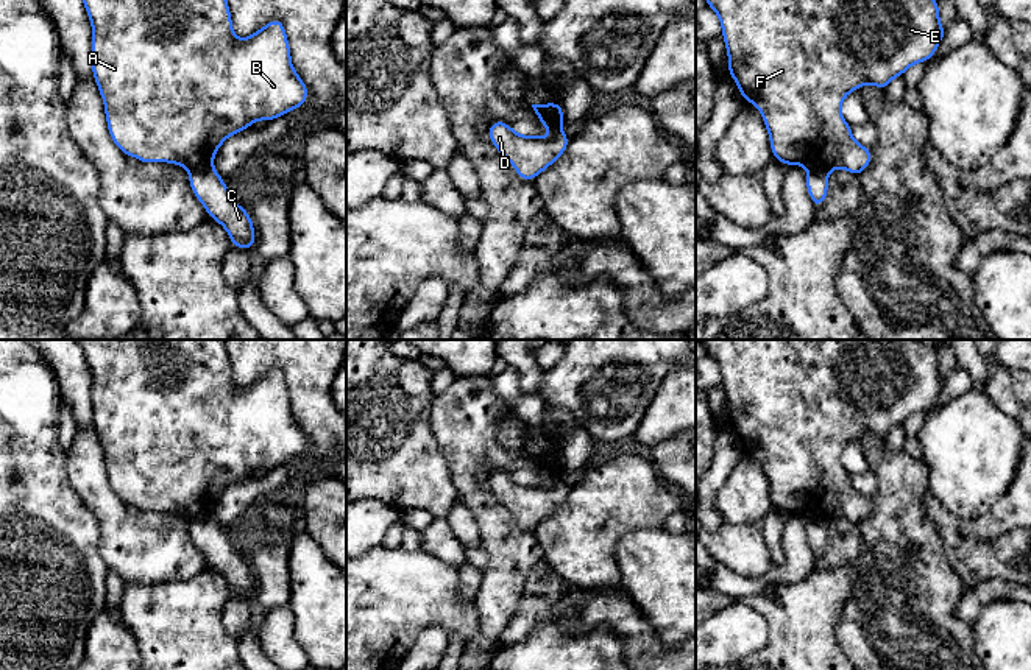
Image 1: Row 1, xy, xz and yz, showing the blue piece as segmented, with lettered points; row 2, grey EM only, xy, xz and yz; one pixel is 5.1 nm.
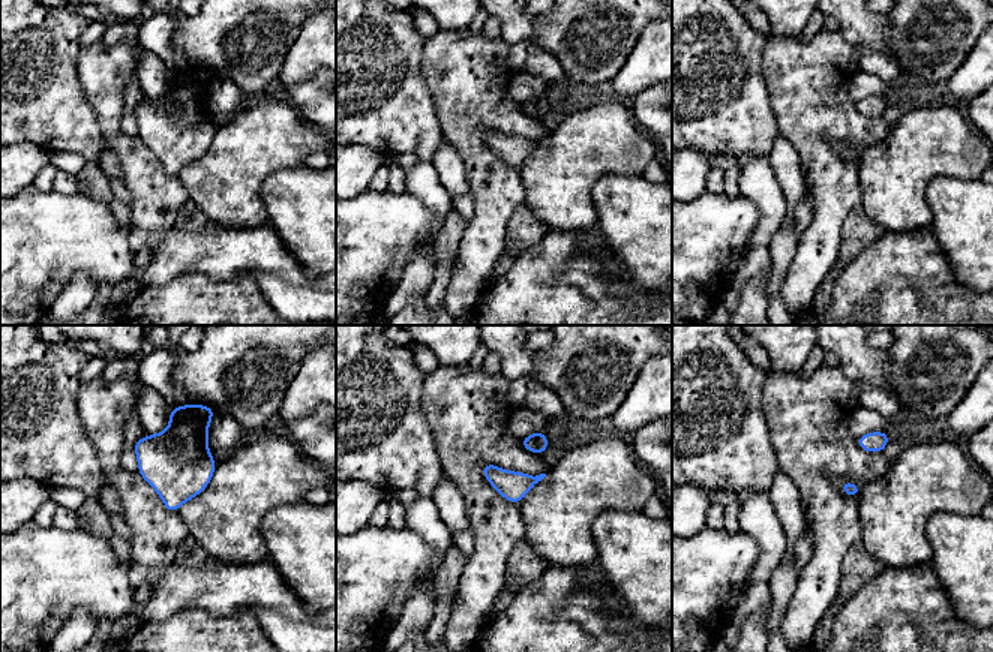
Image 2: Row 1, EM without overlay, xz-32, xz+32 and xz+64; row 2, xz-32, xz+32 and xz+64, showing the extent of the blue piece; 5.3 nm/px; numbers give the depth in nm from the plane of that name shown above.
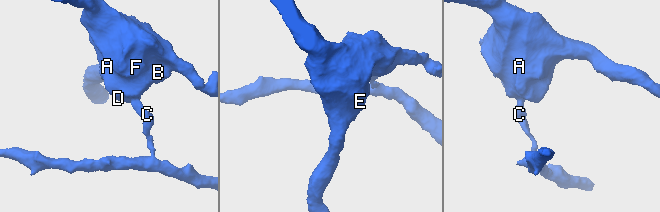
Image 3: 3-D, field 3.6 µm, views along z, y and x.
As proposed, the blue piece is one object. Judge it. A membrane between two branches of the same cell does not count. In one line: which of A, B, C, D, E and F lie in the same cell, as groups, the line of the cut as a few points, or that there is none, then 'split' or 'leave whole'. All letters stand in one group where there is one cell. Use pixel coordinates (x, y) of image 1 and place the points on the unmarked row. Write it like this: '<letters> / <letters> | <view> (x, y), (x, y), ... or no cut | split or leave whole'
A B D E F / C | xy (211, 513), (189, 519) | split

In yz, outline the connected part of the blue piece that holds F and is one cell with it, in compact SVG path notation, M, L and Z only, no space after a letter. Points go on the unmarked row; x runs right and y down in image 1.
M702 340L707 355L711 357L721 371L722 385L728 405L728 425L733 427L739 436L744 450L755 453L766 472L771 489L772 506L788 514L802 514L806 517L822 516L828 520L844 517L849 522L859 525L872 510L870 497L858 492L852 485L852 475L841 463L844 447L858 439L861 435L870 432L884 439L888 433L914 413L930 410L942 393L945 377L939 368L939 354L934 343L923 343L922 340Z

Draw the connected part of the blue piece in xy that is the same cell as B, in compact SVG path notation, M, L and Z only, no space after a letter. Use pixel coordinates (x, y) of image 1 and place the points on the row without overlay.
M76 340L84 352L92 376L92 425L105 452L105 466L111 489L125 505L147 511L167 511L187 519L209 516L221 492L237 481L251 477L254 469L271 471L303 457L309 438L292 414L290 394L281 368L271 368L264 377L245 388L232 380L231 358L225 340Z

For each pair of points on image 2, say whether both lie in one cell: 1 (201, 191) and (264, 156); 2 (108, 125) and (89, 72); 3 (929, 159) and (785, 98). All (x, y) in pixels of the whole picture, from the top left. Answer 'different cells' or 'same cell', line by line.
1: same cell
2: same cell
3: different cells

